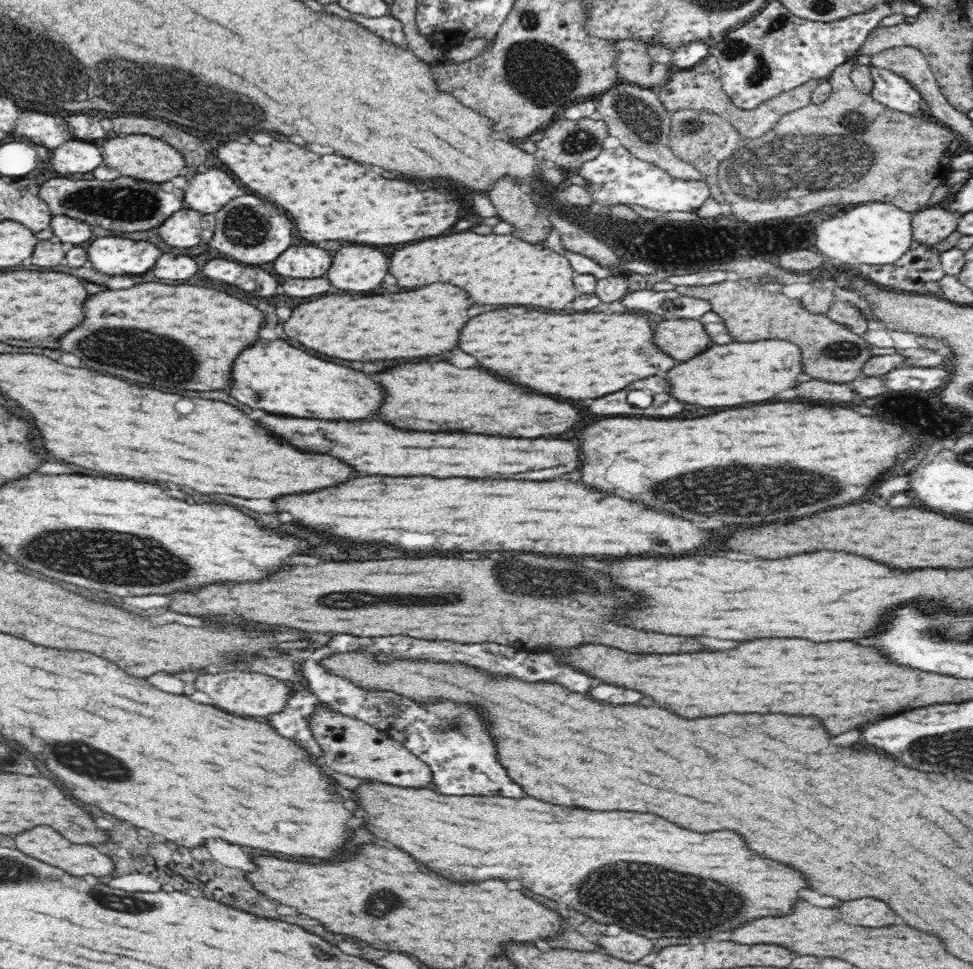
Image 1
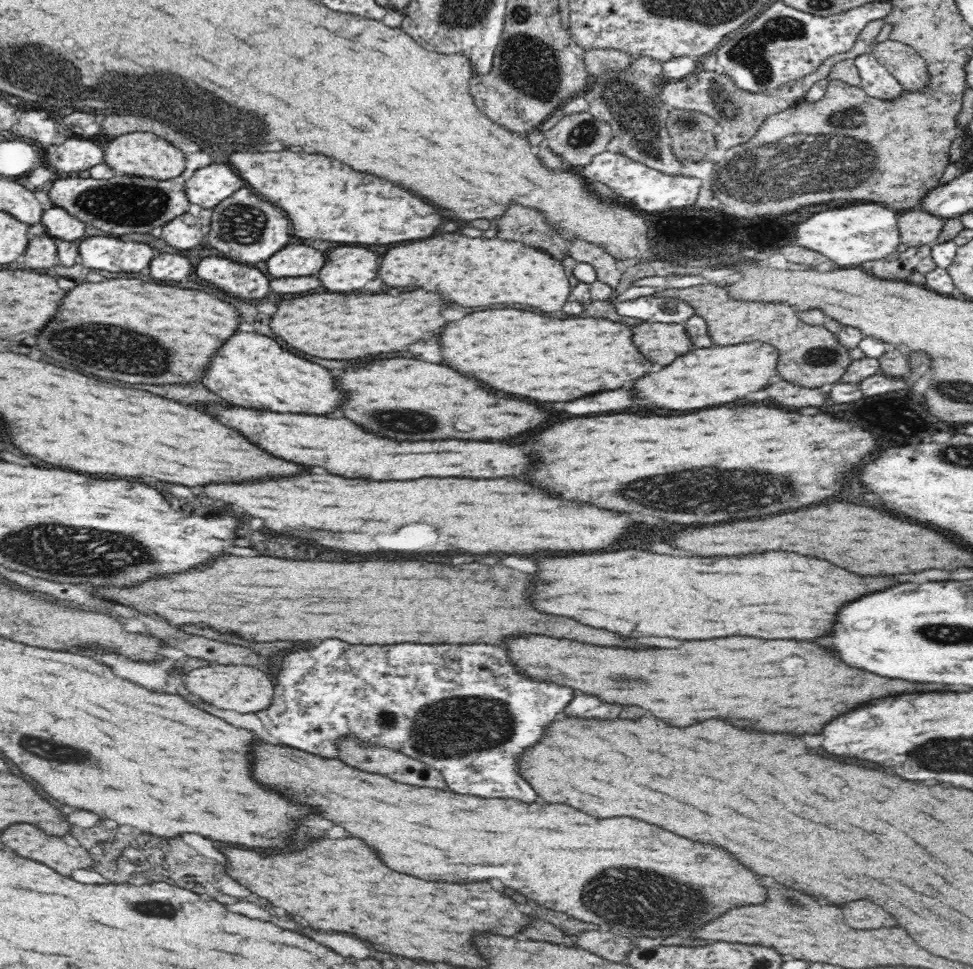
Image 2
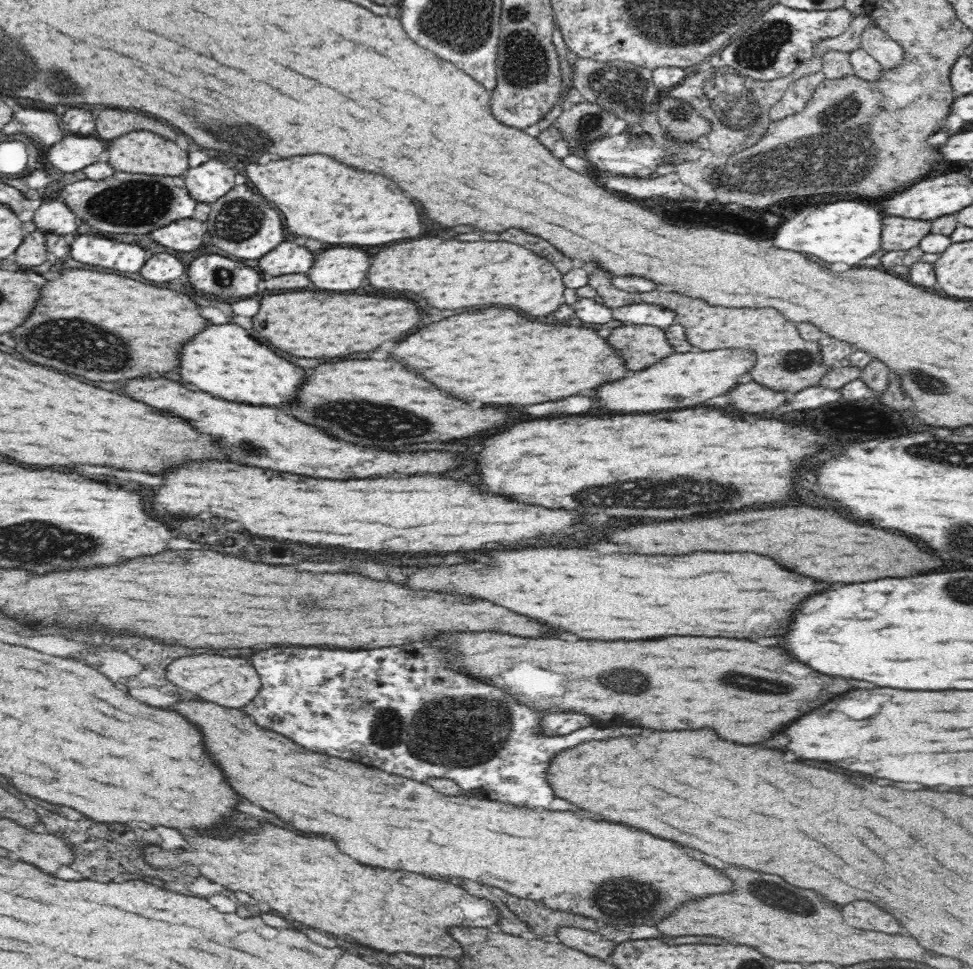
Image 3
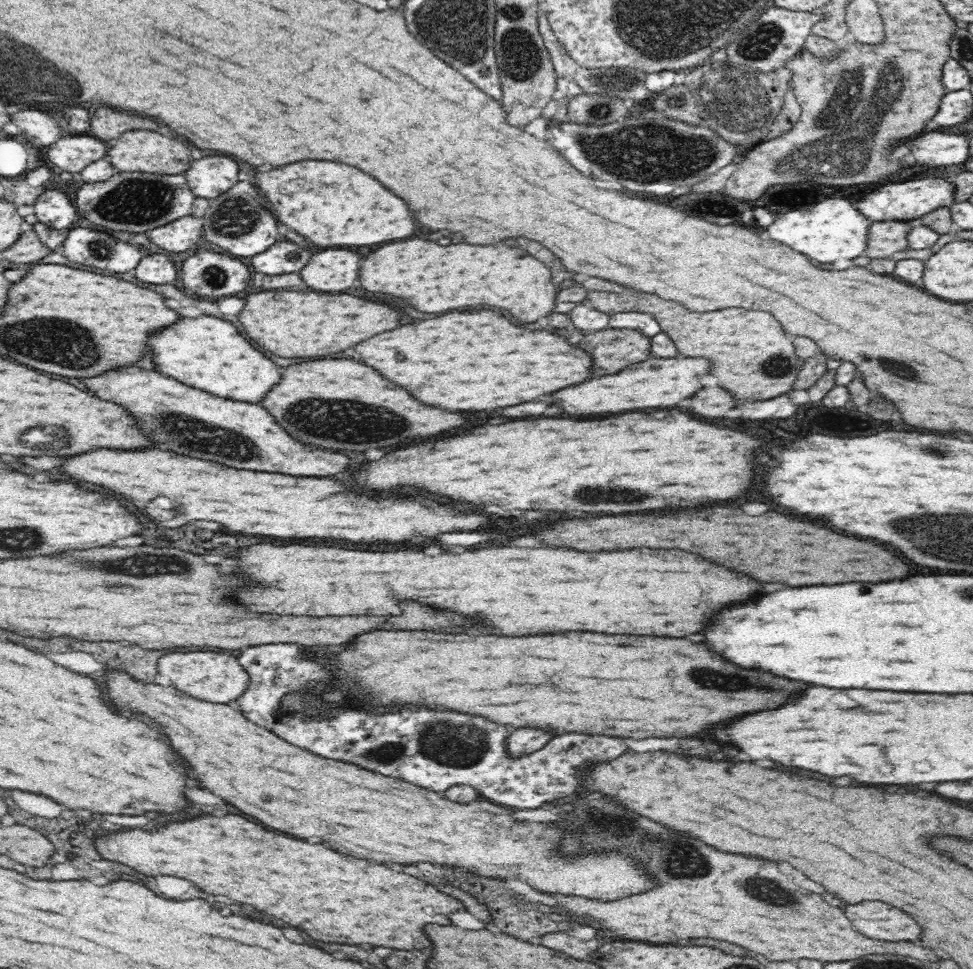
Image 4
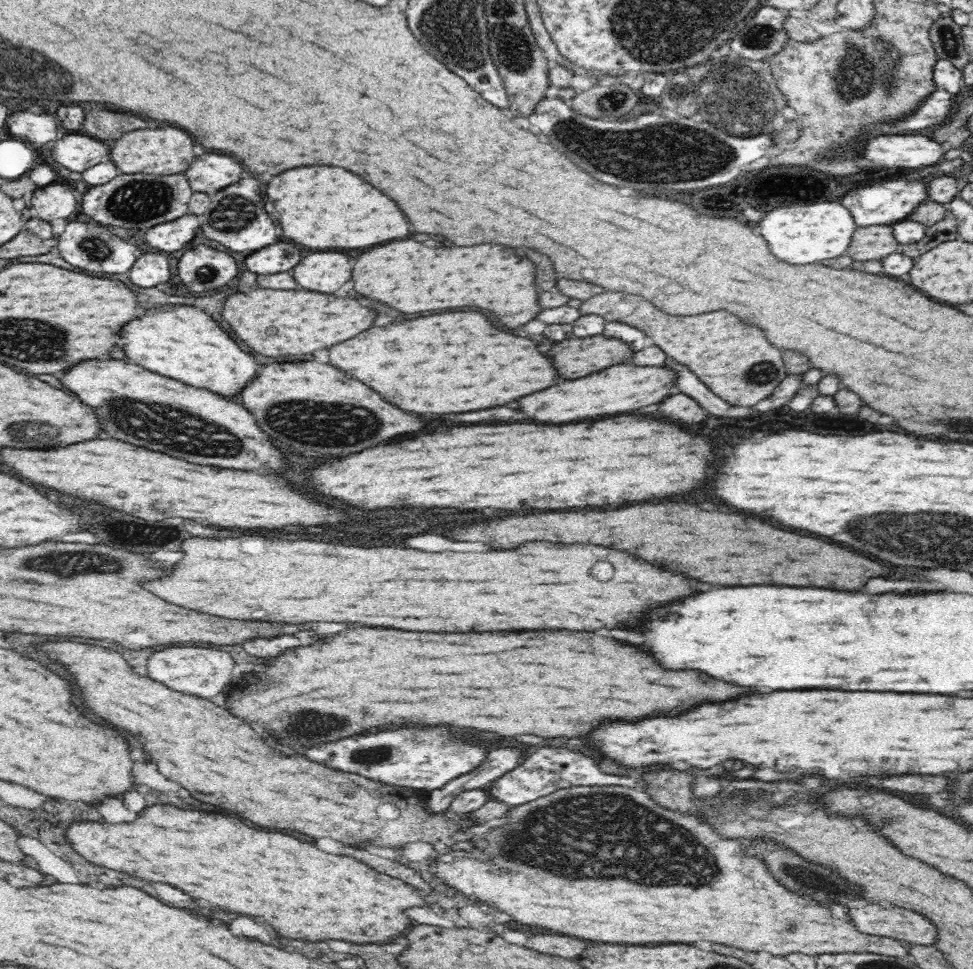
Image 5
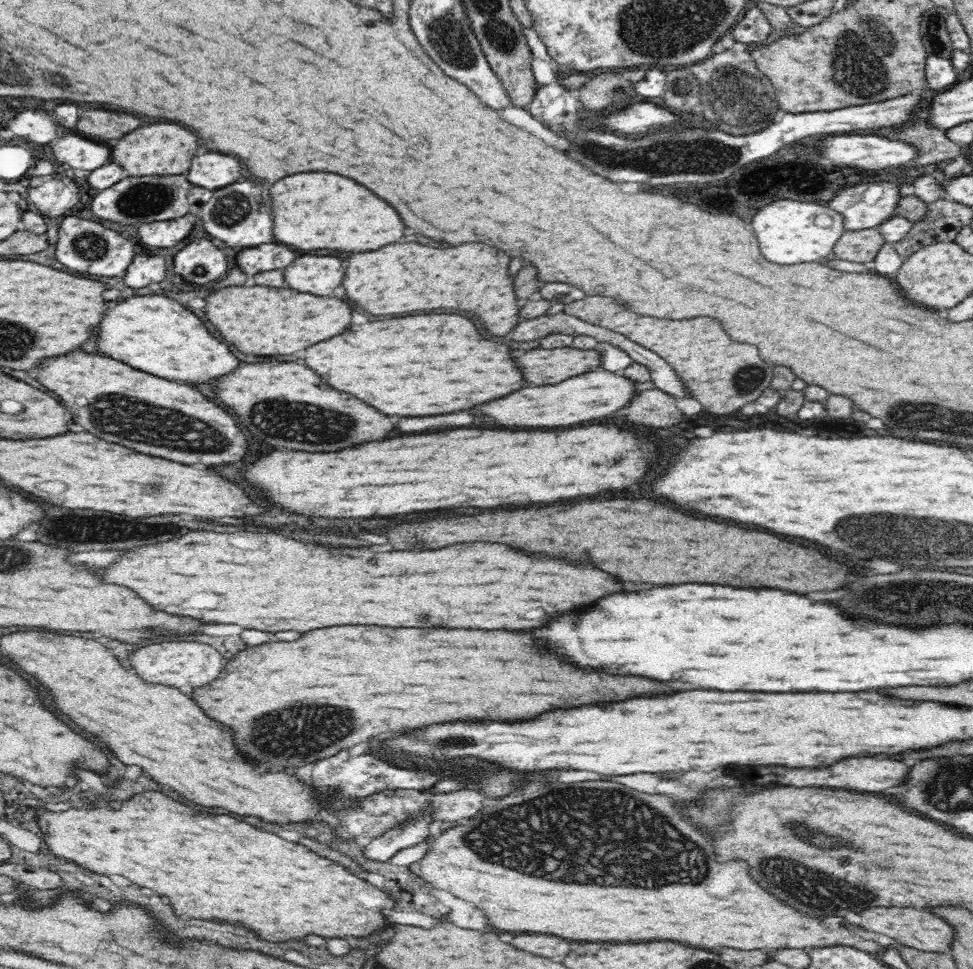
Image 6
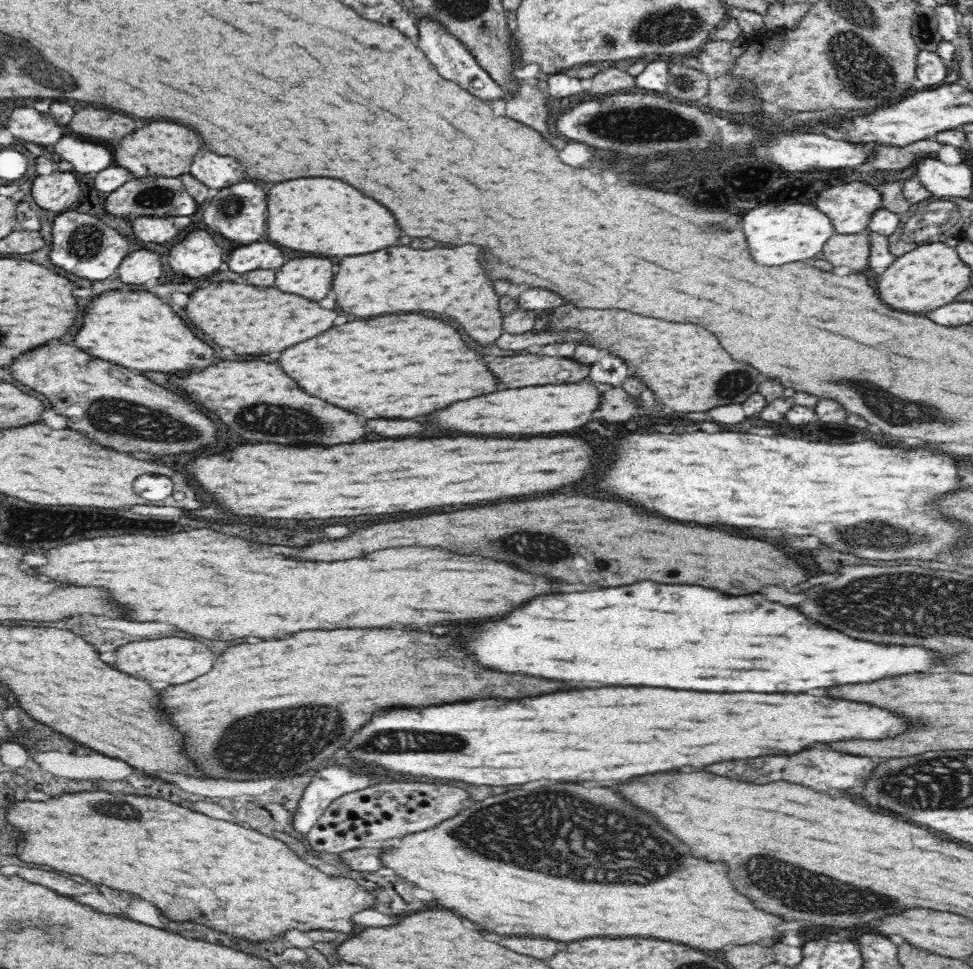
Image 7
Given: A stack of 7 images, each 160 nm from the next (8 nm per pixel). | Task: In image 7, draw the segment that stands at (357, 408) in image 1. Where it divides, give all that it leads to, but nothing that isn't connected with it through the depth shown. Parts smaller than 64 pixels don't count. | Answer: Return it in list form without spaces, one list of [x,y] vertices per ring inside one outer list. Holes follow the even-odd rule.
[[[102,292],[92,302],[86,304],[84,324],[72,336],[72,342],[80,346],[86,354],[92,354],[102,360],[110,360],[114,364],[122,362],[124,368],[136,370],[152,370],[152,372],[182,372],[182,370],[198,370],[206,368],[218,358],[214,350],[200,342],[188,324],[182,322],[174,310],[156,298],[150,292]]]

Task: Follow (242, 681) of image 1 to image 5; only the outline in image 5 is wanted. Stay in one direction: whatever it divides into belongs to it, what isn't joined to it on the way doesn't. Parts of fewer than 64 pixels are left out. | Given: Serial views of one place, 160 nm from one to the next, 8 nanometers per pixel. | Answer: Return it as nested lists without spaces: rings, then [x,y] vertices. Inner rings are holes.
[[[175,645],[162,650],[154,651],[147,658],[147,676],[156,682],[178,690],[183,694],[200,698],[212,698],[227,691],[226,686],[232,683],[234,660],[230,654],[210,648],[194,648],[194,646]]]

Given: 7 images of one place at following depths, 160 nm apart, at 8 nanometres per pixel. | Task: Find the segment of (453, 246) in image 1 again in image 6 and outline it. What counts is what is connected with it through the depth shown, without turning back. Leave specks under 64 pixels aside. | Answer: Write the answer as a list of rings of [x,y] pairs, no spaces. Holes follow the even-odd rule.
[[[416,242],[390,244],[374,252],[352,254],[342,286],[352,302],[376,316],[450,308],[476,314],[490,334],[504,336],[518,324],[508,262],[510,256],[480,242],[454,248],[432,248]]]

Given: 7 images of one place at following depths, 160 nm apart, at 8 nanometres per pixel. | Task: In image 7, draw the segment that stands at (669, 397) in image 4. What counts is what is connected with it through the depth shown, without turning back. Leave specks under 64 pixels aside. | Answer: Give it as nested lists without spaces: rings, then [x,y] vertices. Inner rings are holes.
[[[550,384],[550,386],[526,386],[510,388],[480,398],[456,402],[426,416],[426,424],[434,432],[462,432],[462,434],[550,434],[568,432],[584,426],[600,404],[600,390],[592,384]]]

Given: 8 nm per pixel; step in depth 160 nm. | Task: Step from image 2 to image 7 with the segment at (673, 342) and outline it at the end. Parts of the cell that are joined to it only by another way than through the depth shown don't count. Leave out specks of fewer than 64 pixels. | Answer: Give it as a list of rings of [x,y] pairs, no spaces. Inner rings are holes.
[[[522,354],[522,356],[502,356],[490,360],[488,368],[494,372],[498,382],[506,388],[542,386],[542,384],[579,383],[589,375],[588,365],[574,359]]]

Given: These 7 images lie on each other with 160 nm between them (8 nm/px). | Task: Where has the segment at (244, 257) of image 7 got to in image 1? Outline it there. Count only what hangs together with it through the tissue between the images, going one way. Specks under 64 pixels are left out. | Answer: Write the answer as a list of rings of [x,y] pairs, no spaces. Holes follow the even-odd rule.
[[[290,246],[276,258],[274,270],[286,278],[318,278],[330,268],[330,252],[316,246]]]

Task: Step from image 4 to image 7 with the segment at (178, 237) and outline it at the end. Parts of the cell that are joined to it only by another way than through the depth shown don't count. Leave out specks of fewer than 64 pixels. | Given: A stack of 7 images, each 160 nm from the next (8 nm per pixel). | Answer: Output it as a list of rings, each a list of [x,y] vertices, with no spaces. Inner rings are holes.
[[[138,216],[130,219],[130,223],[138,240],[166,244],[172,240],[176,241],[180,232],[186,232],[190,218],[176,216],[144,218],[144,216]]]

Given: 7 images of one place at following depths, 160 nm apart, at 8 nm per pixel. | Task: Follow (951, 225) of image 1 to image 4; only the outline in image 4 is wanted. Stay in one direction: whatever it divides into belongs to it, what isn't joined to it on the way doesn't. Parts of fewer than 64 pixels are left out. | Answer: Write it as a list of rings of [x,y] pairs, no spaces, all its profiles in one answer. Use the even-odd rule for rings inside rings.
[[[908,221],[874,222],[866,234],[867,246],[862,256],[890,259],[896,252],[909,250],[908,234],[913,223]]]

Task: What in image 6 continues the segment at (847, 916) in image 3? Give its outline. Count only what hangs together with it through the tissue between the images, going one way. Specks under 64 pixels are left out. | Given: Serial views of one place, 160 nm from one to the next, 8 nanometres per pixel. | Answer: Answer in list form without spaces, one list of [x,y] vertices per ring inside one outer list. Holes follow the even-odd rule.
[[[874,908],[862,912],[864,930],[886,934],[904,947],[910,947],[928,953],[946,952],[954,942],[954,930],[948,922],[938,918],[934,912],[918,908]]]

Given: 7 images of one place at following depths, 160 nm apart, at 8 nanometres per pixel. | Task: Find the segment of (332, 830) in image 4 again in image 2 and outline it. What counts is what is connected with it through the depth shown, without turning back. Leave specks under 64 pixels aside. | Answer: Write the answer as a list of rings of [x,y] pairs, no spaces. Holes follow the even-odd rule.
[[[262,740],[252,744],[252,776],[264,786],[288,794],[288,800],[294,804],[310,806],[322,818],[346,828],[352,836],[372,846],[380,860],[396,872],[442,882],[480,882],[498,878],[504,886],[518,888],[526,898],[565,913],[570,921],[598,924],[618,936],[625,936],[622,932],[630,932],[634,926],[638,930],[635,936],[650,936],[651,939],[692,932],[734,906],[760,904],[766,900],[766,888],[760,886],[758,876],[726,850],[680,838],[636,818],[594,820],[564,804],[540,806],[414,786],[392,780],[385,774],[360,770],[342,759],[320,758],[317,754],[288,750],[288,746],[272,746]]]

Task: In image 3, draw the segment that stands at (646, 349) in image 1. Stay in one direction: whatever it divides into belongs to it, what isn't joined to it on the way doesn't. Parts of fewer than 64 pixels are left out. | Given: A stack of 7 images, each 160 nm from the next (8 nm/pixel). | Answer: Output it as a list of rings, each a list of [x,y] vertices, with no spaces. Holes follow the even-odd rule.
[[[486,308],[482,312],[464,312],[440,322],[432,322],[404,340],[394,344],[390,358],[404,362],[410,370],[416,370],[438,390],[452,394],[464,402],[478,400],[492,406],[530,406],[550,400],[560,400],[584,390],[590,390],[606,380],[616,380],[626,374],[622,358],[612,350],[606,339],[596,336],[590,328],[578,326],[552,326],[540,322],[526,322],[514,310]]]

